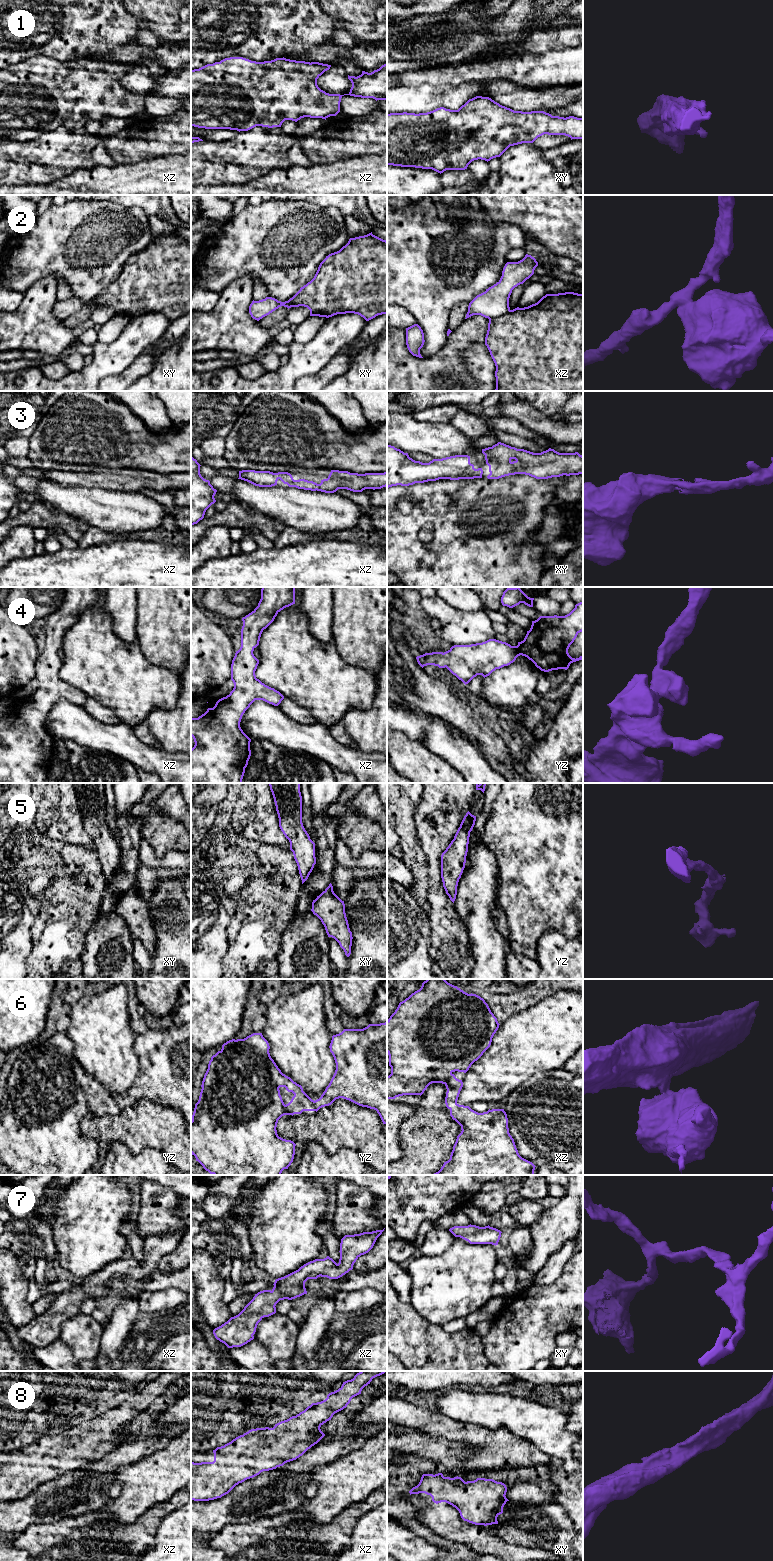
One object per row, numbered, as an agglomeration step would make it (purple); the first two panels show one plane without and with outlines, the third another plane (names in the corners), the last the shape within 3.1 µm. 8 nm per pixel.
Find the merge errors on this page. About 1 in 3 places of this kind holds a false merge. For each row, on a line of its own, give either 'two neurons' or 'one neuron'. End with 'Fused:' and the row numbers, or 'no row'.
1: one neuron
2: two neurons
3: one neuron
4: one neuron
5: one neuron
6: one neuron
7: one neuron
8: one neuron
Fused: 2

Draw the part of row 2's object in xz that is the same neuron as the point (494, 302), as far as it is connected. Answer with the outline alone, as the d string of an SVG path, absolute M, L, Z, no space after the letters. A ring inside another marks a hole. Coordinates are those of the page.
M528 254L518 262L507 262L500 280L469 303L465 319L473 315L488 319L505 315L510 311L509 298L512 290L529 279L537 266L536 259Z

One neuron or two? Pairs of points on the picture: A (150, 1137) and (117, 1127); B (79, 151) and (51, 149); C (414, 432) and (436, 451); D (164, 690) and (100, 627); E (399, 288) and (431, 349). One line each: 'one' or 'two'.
A: one
B: one
C: one
D: one
E: one

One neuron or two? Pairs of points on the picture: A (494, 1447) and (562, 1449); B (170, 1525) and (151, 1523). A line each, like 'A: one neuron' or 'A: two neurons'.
A: two neurons
B: two neurons

